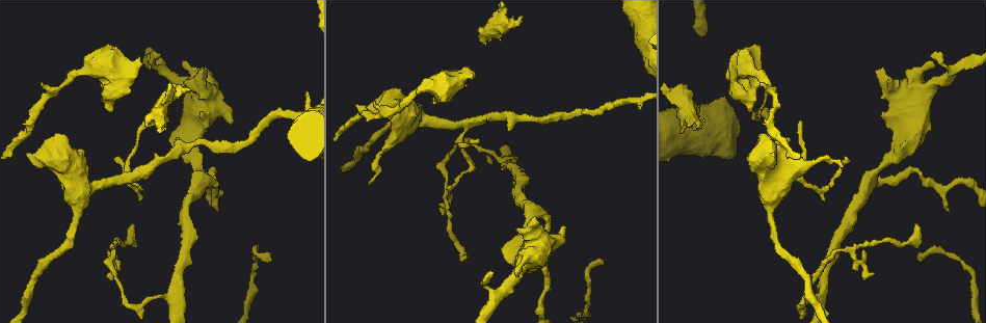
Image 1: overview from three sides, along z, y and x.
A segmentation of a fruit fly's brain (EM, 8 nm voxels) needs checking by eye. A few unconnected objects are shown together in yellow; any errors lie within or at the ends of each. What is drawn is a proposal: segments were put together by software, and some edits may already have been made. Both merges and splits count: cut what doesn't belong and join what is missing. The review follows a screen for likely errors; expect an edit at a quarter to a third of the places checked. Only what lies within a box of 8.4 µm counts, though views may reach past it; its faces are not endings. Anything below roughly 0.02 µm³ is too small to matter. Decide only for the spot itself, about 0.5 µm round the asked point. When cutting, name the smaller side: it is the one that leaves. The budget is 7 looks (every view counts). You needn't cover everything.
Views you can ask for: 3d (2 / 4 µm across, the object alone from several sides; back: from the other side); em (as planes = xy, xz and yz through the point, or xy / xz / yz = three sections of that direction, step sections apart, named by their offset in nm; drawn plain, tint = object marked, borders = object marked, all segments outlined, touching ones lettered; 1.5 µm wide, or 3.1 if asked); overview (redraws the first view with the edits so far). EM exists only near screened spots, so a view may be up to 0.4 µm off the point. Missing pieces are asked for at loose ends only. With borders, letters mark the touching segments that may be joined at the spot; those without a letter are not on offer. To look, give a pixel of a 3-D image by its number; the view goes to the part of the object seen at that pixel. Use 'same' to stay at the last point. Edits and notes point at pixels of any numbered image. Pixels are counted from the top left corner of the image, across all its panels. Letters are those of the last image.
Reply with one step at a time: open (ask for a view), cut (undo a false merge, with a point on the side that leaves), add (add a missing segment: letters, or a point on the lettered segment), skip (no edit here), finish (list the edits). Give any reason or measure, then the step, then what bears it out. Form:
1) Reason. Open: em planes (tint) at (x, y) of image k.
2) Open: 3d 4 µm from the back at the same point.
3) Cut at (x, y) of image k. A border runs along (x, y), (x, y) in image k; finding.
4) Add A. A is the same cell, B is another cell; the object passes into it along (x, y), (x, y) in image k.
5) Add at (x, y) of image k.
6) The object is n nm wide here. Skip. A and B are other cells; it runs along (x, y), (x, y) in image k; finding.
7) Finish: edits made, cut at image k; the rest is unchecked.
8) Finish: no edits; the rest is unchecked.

Sudden change in width. Open: 3d 2 µm at (129, 178) of image 1.

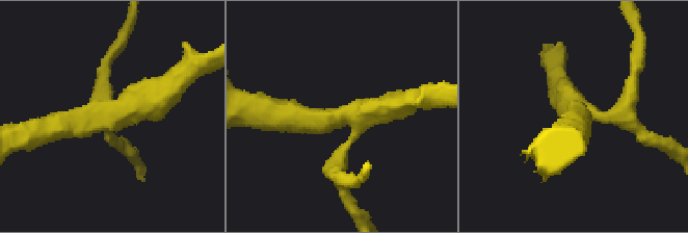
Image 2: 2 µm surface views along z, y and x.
Open: em planes (borders) at (577, 115) of image 2.

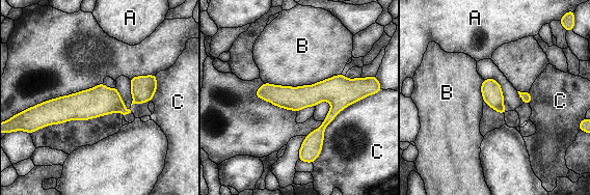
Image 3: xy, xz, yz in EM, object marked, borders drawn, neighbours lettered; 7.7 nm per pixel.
The object is 190 nm wide here. Skip. A, B and C are other cells; a border runs along (341, 73), (297, 86), (263, 82) in image 3; one neuron here.

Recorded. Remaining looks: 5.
Thin end. Open: em planes (borders) at (114, 159) of image 1.

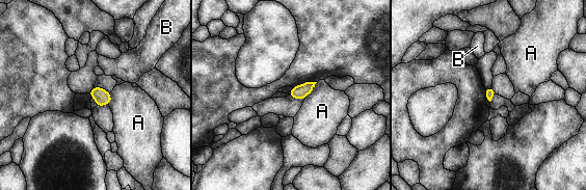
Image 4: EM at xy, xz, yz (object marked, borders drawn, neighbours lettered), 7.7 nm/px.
Skip. A and B are other cells; no lettered segment goes on from it.

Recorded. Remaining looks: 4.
Open: em planes (plain) at (561, 227) of image 1.

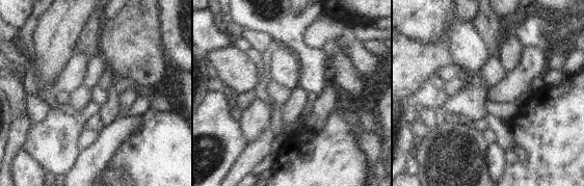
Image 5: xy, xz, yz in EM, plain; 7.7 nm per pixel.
Open: em planes (borders) at the same point.

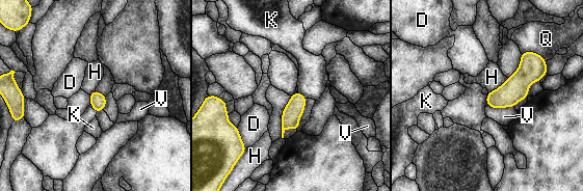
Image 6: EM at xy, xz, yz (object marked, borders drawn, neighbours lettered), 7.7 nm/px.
Skip. D, H, K, Q and V are other cells; a border runs along (507, 78), (488, 92) in image 6; none of them fits.

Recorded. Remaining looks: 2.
Finish: no edits; the rest is unchecked.

